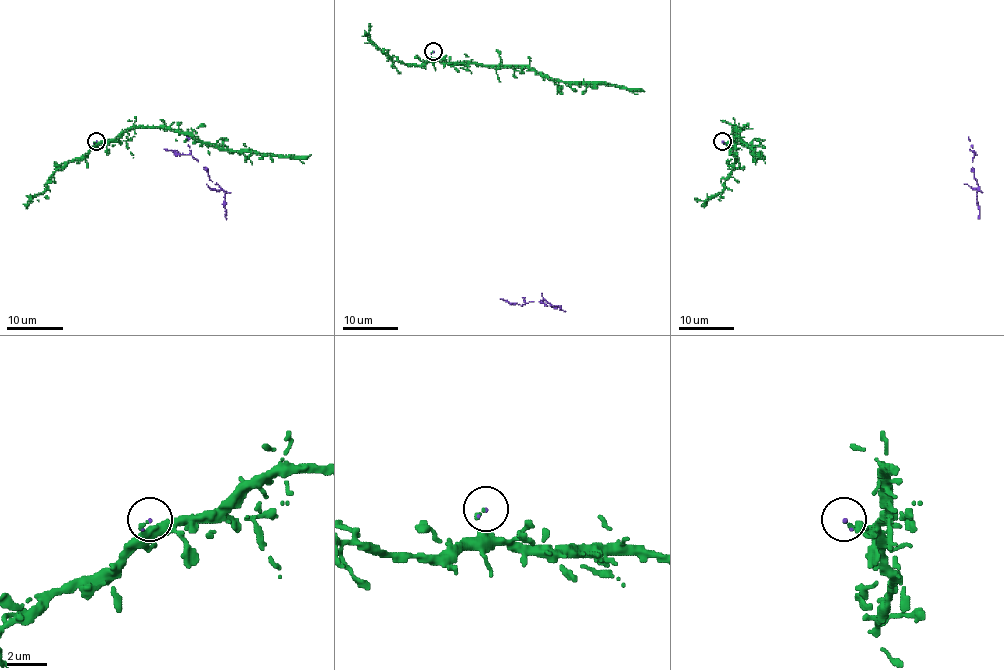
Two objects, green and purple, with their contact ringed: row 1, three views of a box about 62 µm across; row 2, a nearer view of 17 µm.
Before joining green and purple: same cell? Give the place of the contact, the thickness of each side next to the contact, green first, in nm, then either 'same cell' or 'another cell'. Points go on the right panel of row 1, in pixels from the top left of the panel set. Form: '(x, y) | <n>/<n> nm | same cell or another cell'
(722, 141) | 190/110 nm | same cell

